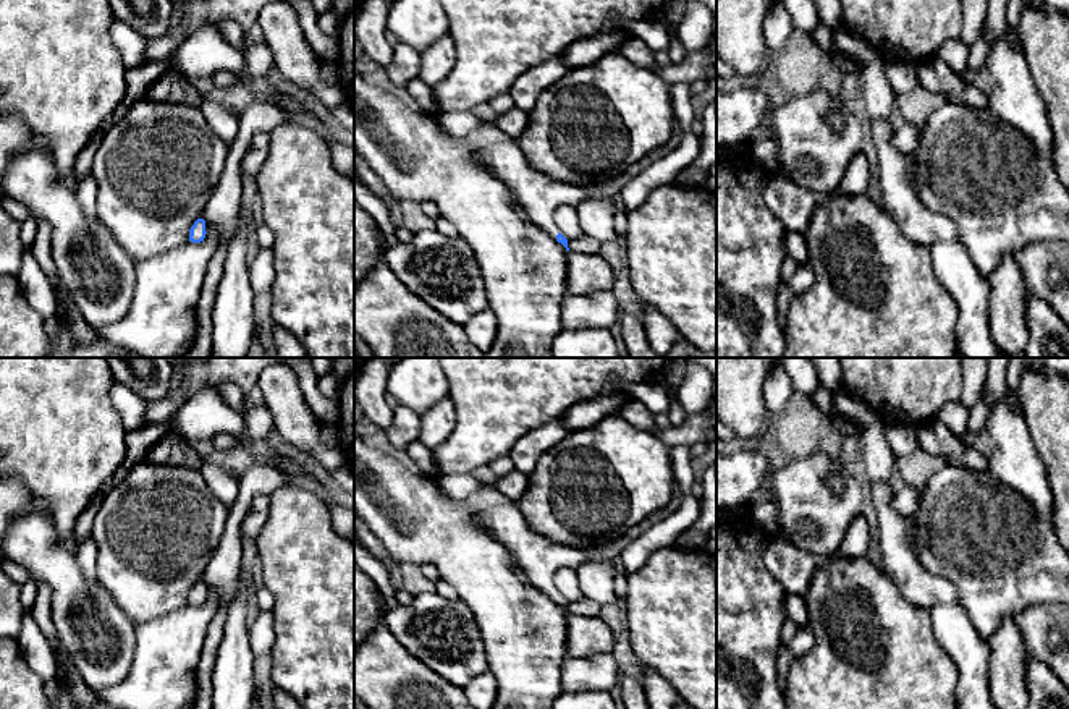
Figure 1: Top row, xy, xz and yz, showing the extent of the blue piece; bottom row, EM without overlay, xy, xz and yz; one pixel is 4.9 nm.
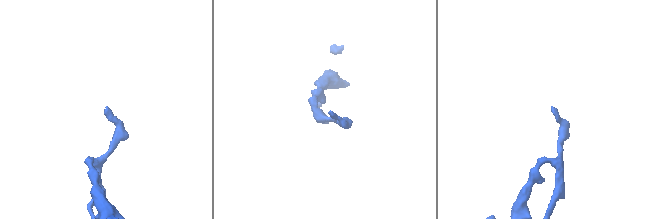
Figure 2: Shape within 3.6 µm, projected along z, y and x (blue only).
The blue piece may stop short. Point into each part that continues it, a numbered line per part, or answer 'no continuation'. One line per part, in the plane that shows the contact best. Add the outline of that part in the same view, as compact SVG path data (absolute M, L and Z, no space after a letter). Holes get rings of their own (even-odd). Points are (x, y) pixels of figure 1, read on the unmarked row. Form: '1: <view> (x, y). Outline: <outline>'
1: xz (539, 557). Outline: M500 505L477 512L482 528L516 558L529 581L556 601L553 583L561 567L581 568L590 557L585 549L569 547L534 533L518 505Z

